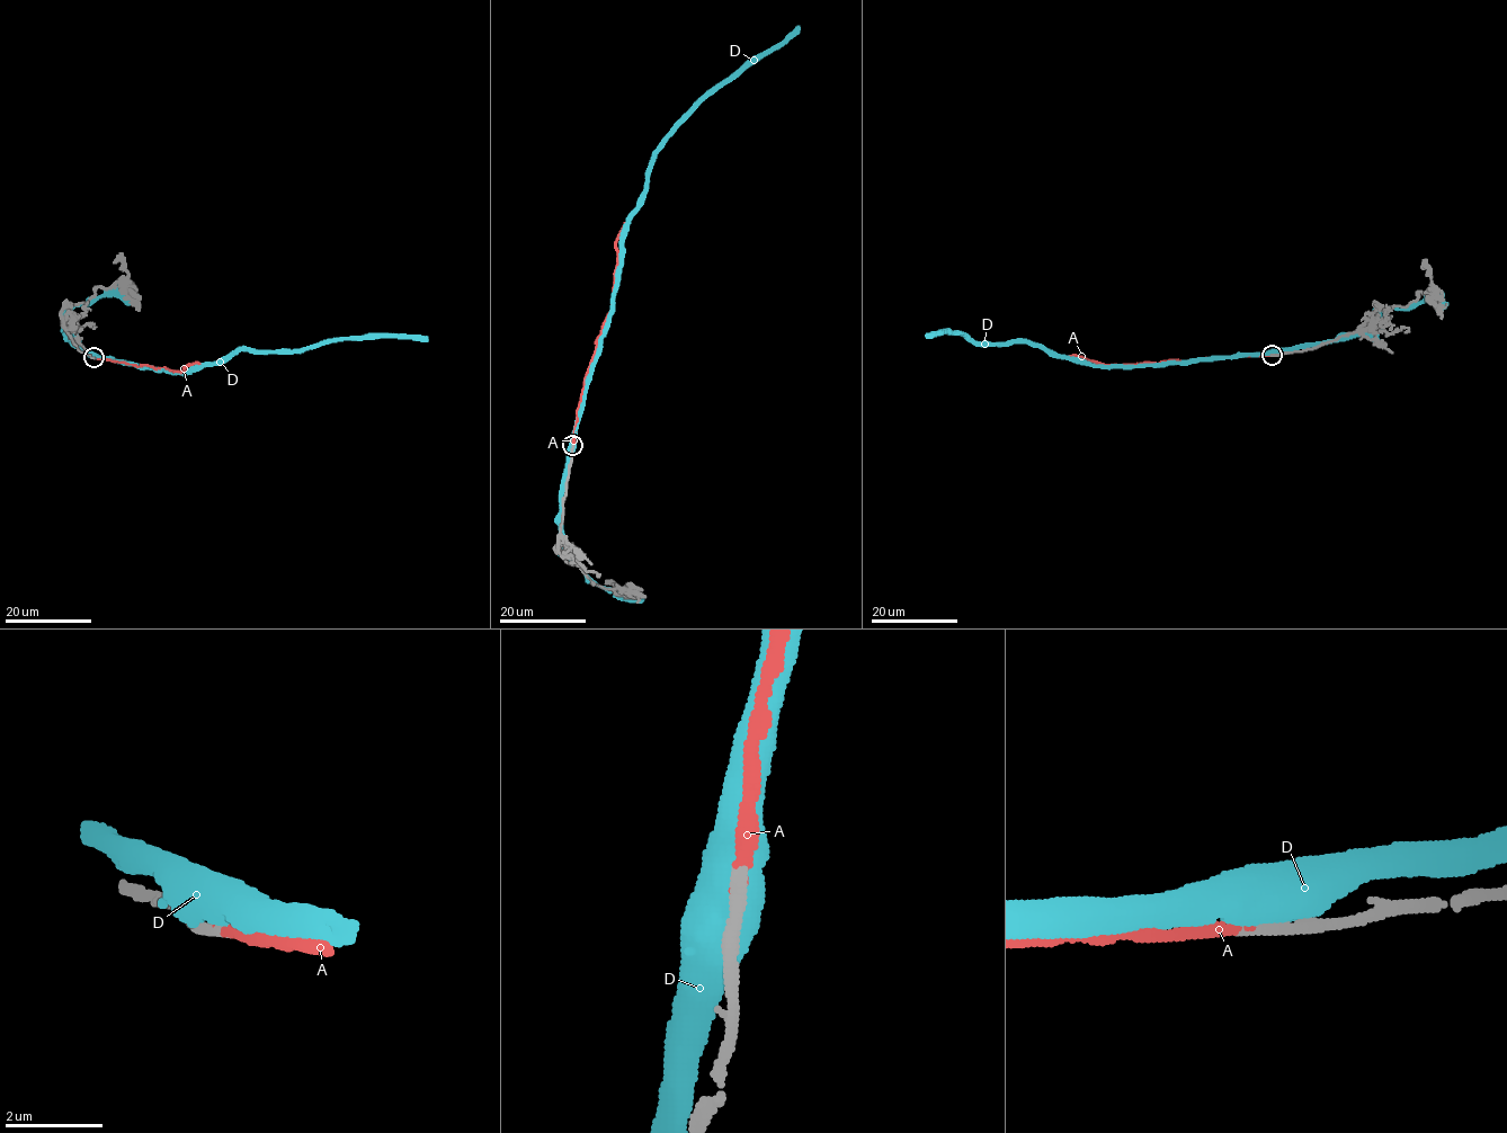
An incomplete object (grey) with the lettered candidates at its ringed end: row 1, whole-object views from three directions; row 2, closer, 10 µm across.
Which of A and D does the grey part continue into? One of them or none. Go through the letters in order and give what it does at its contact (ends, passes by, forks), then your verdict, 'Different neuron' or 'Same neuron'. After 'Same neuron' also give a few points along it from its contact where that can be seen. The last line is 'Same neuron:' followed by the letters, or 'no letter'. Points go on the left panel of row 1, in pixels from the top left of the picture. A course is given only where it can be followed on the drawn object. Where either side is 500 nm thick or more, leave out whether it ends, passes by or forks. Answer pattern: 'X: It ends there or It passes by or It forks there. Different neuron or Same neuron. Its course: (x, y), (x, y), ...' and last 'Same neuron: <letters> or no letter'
A: It ends there. Same neuron. Its course: (95, 357), (178, 372), (201, 363)
D: Different neuron
Same neuron: A

